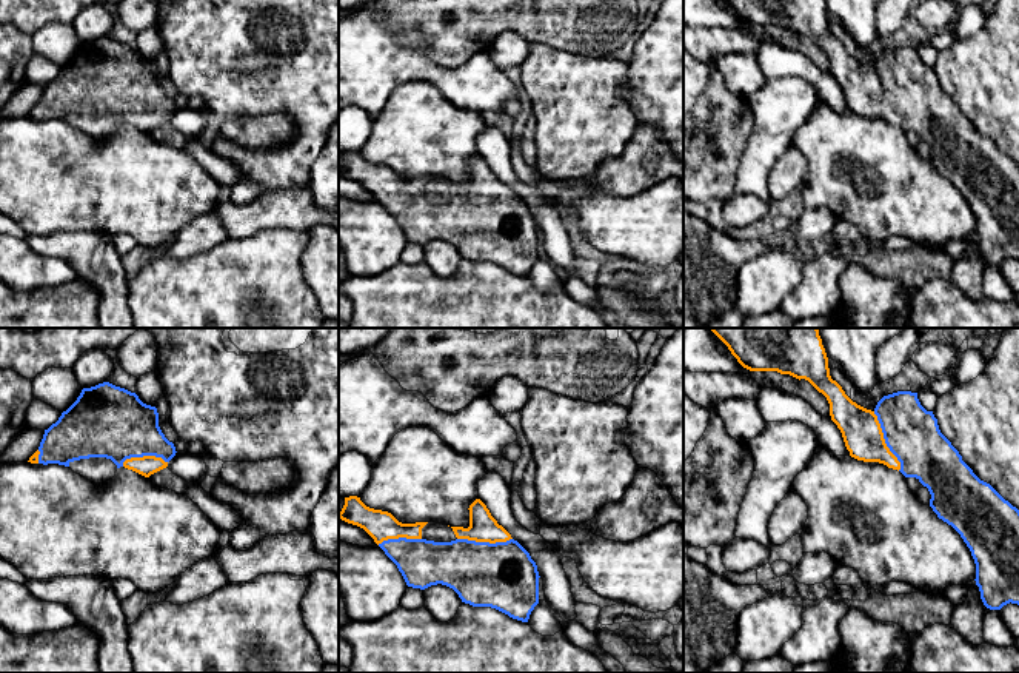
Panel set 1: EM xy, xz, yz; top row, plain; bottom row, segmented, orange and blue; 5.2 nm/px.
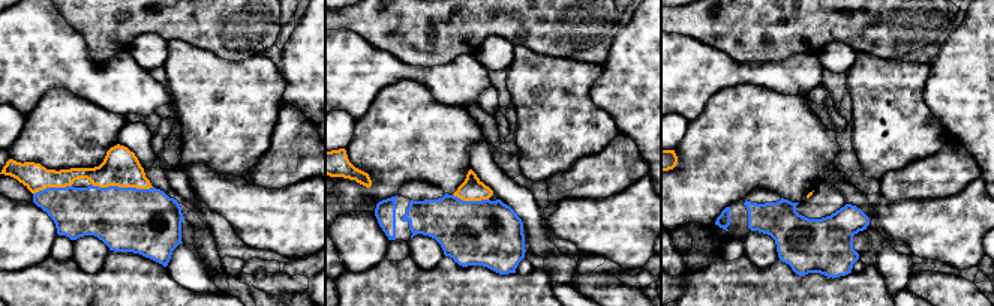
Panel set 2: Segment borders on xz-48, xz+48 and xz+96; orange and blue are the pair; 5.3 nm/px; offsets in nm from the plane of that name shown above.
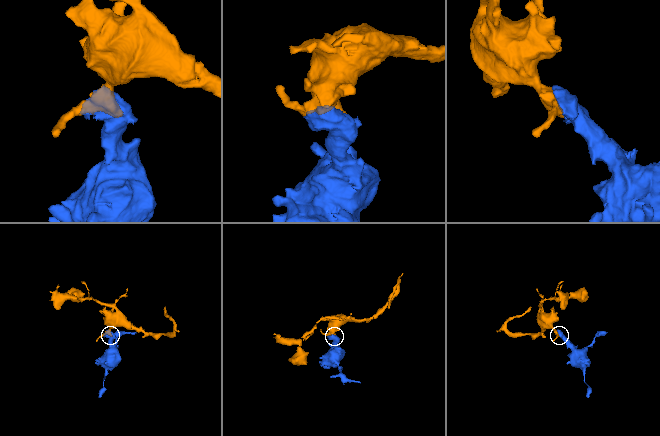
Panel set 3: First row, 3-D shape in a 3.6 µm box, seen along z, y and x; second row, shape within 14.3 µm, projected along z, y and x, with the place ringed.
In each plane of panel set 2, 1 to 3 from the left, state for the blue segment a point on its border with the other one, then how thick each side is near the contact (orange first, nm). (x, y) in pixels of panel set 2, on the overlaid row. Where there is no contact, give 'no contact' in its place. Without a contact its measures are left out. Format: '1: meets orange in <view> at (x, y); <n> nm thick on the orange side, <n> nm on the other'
1: meets orange in xz-48 at (122, 186); 200 nm thick on the orange side, 360 nm on the other
2: meets orange in xz+48 at (471, 200); 120 nm thick on the orange side, 360 nm on the other
3: no contact

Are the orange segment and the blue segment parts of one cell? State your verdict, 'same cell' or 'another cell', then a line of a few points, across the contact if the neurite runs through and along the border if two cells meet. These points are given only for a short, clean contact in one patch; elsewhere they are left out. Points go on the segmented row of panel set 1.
same cell

